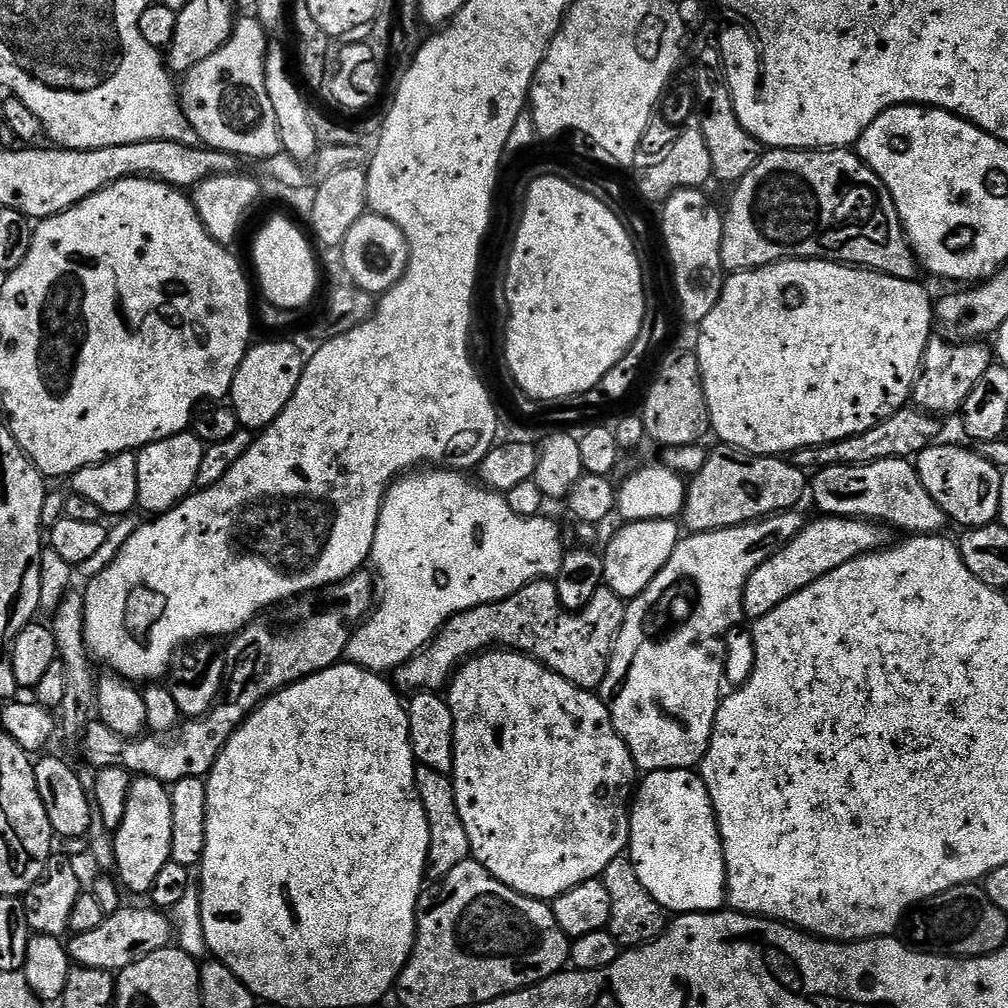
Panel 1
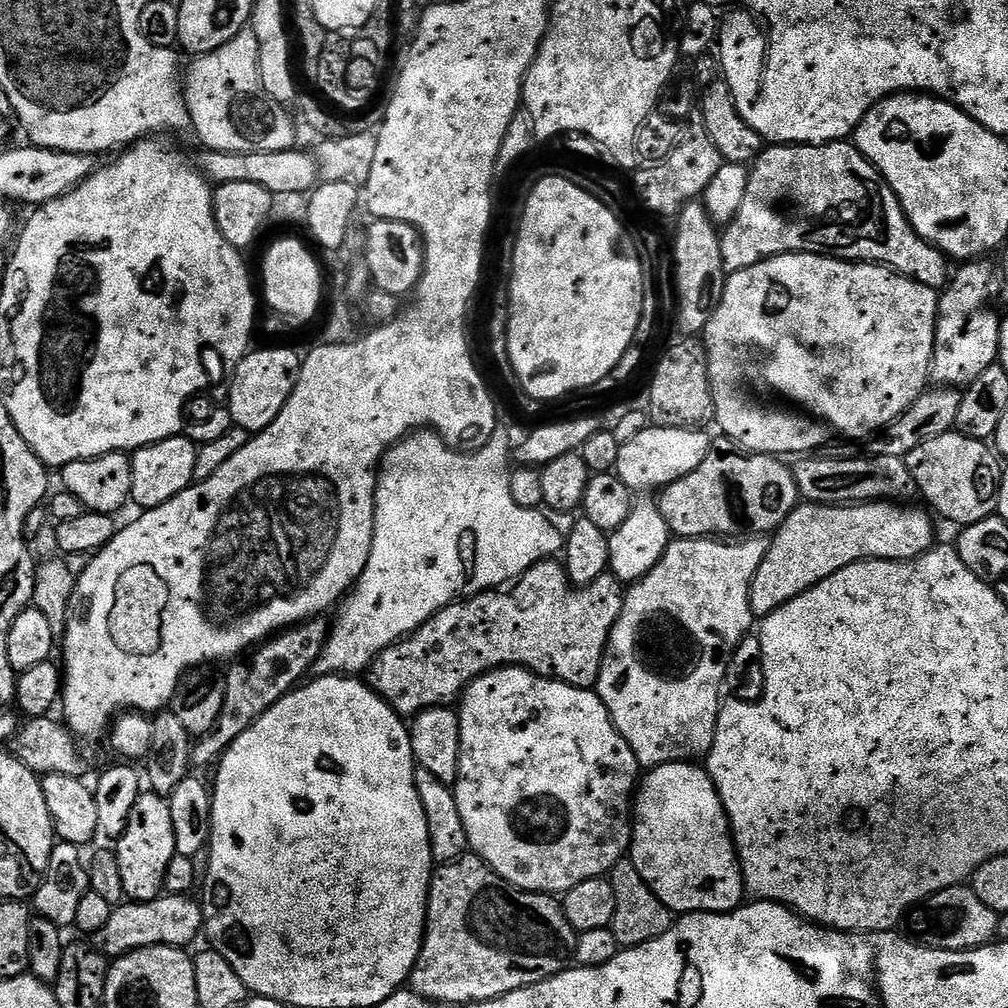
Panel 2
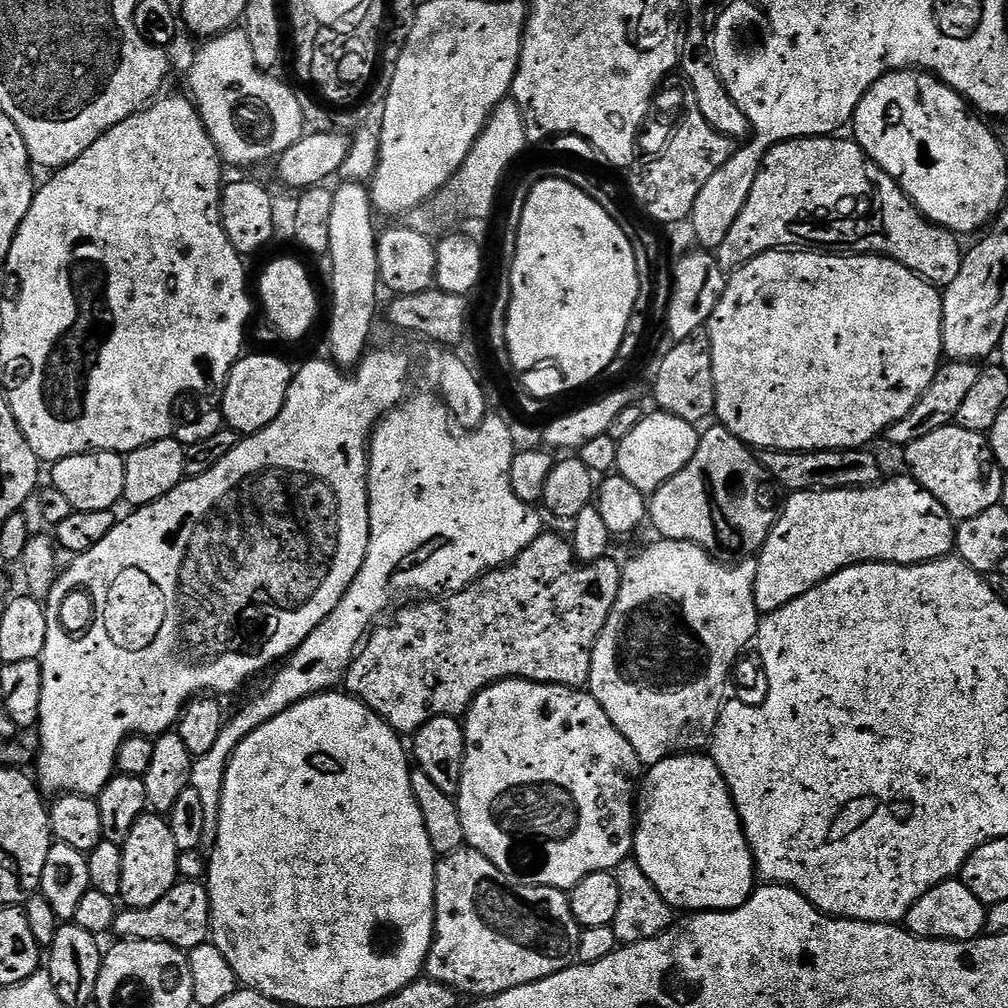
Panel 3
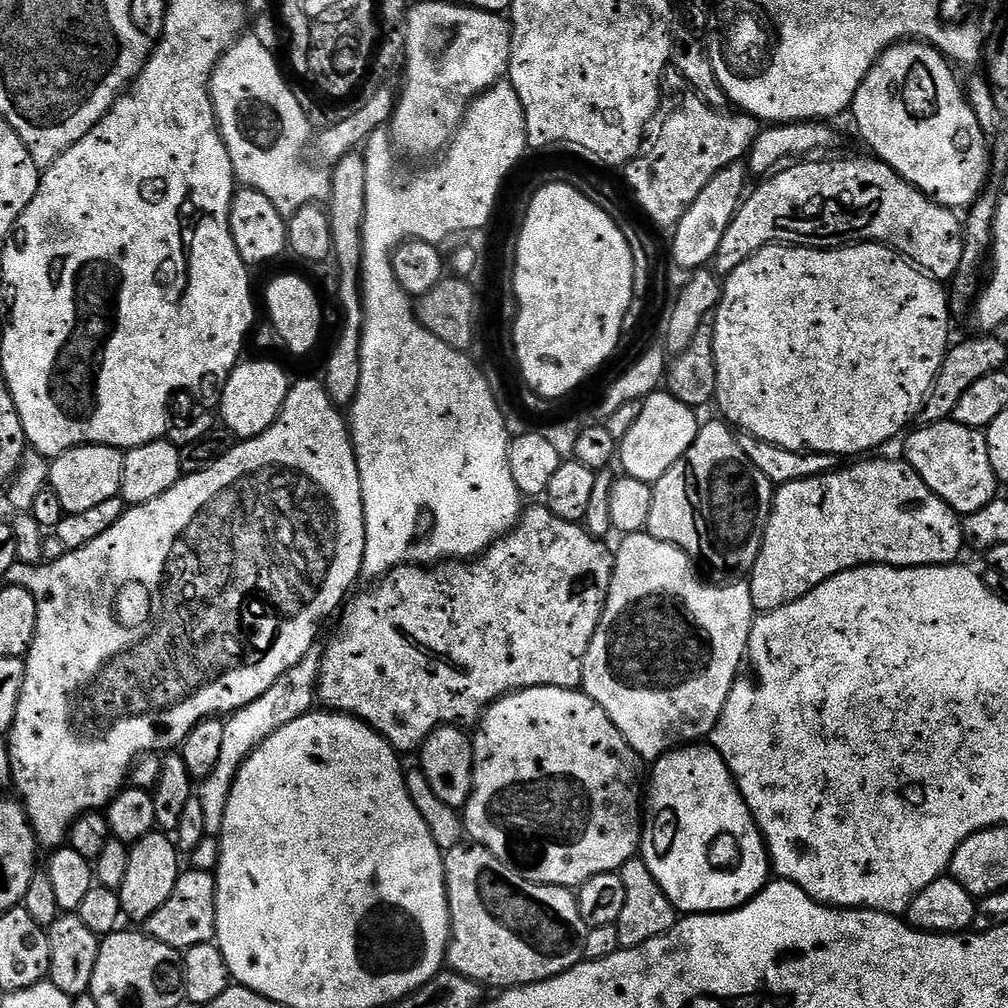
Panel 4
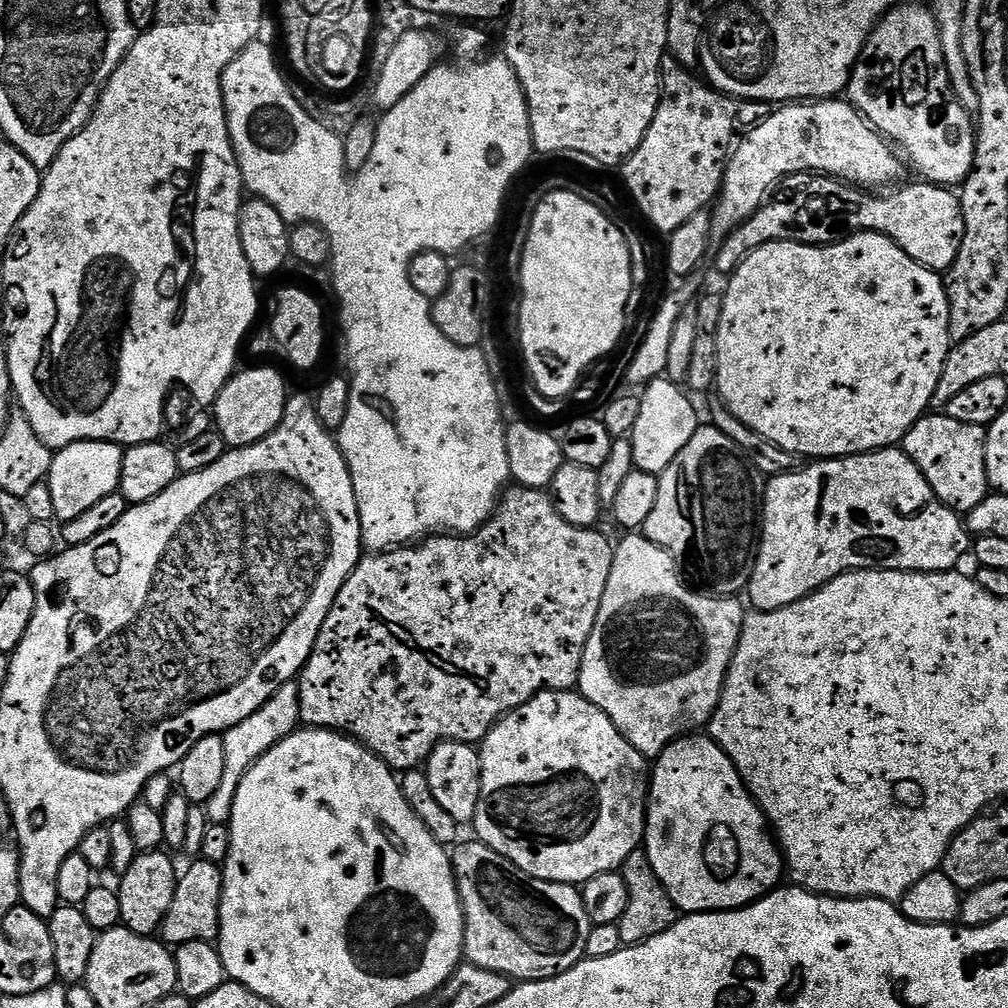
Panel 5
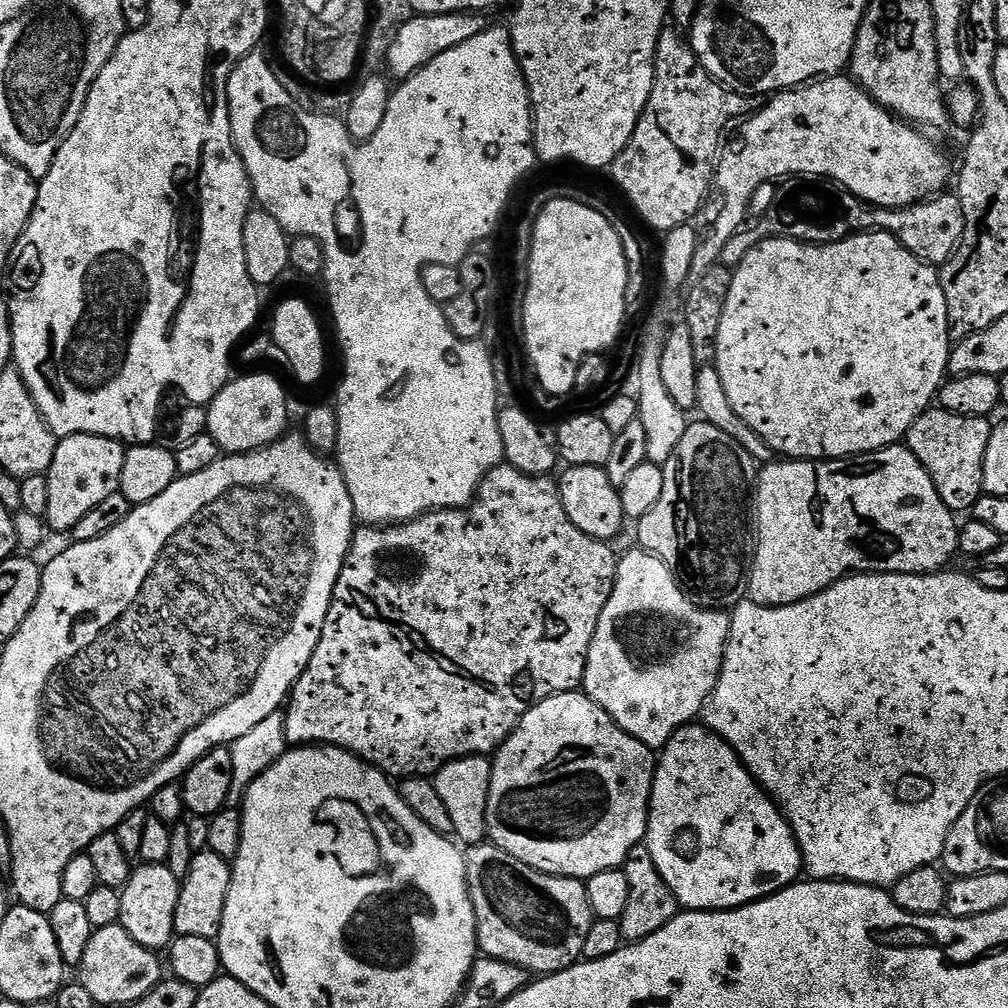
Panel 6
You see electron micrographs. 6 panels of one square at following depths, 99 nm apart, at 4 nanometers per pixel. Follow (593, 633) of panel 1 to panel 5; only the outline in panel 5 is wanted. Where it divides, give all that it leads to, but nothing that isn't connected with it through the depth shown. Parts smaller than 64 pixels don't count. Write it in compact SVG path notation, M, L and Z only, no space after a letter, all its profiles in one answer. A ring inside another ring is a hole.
M512 486L501 495L492 517L476 532L461 536L433 534L411 546L365 555L356 563L350 578L346 578L342 590L338 590L338 598L334 598L334 606L330 614L326 614L326 622L322 622L314 650L298 677L301 725L343 732L369 748L397 774L419 769L443 740L479 745L501 718L530 702L539 692L563 692L579 685L586 642L602 606L602 594L606 594L613 551L613 541L608 541L600 530L570 526L570 522L558 514L556 503L547 491Z

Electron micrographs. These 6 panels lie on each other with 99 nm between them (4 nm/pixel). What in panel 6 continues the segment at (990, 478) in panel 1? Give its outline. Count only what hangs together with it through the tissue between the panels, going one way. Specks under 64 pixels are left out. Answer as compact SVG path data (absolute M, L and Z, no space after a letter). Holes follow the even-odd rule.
M925 410L908 428L906 446L930 474L942 502L954 514L967 513L984 492L982 462L990 442L992 424L982 416L959 416L943 410Z

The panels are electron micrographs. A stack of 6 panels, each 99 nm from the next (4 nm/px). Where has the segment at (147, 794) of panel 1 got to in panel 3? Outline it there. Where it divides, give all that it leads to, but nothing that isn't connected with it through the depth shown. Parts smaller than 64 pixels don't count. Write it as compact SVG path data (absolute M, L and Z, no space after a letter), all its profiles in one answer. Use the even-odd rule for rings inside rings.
M146 814L134 822L134 830L124 840L122 845L122 890L119 899L124 908L149 908L158 902L158 898L166 898L166 894L175 886L180 876L180 851L174 846L174 834L170 834L167 819L160 814Z

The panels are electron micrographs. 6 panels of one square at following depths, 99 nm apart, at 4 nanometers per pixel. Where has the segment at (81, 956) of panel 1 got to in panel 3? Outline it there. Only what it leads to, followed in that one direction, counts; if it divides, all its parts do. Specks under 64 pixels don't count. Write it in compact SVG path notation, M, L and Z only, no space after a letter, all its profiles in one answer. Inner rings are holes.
M181 879L166 894L166 898L158 898L154 906L149 908L124 908L117 911L116 921L112 927L112 932L120 938L130 940L153 940L169 944L181 950L191 950L197 948L200 944L207 944L210 940L210 929L212 927L212 907L208 897L207 887L203 883Z

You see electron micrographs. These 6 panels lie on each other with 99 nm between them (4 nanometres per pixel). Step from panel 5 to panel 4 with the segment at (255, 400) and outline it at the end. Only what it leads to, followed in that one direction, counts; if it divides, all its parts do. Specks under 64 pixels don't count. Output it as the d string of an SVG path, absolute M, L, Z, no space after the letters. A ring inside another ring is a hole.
M248 360L237 363L235 370L228 375L228 379L223 381L222 388L224 393L220 396L220 408L218 407L218 416L222 421L223 427L232 433L233 437L240 440L249 440L258 434L262 434L268 429L284 409L284 403L288 397L290 379L272 360Z

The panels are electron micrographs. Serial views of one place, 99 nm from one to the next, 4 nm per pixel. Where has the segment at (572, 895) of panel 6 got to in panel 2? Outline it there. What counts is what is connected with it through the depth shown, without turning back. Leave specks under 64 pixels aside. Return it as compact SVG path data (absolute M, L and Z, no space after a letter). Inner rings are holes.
M465 854L460 860L454 861L453 864L441 864L433 871L432 884L428 888L428 920L424 923L424 945L418 954L418 962L412 971L410 987L412 991L422 994L422 998L431 1000L437 1005L468 1004L468 1006L475 1006L478 1002L498 1000L501 996L510 994L514 990L522 990L526 986L556 976L569 967L574 960L577 935L576 929L570 926L559 899L542 892L524 892L521 888L515 888L513 884L500 877L493 868L488 867L479 856Z

